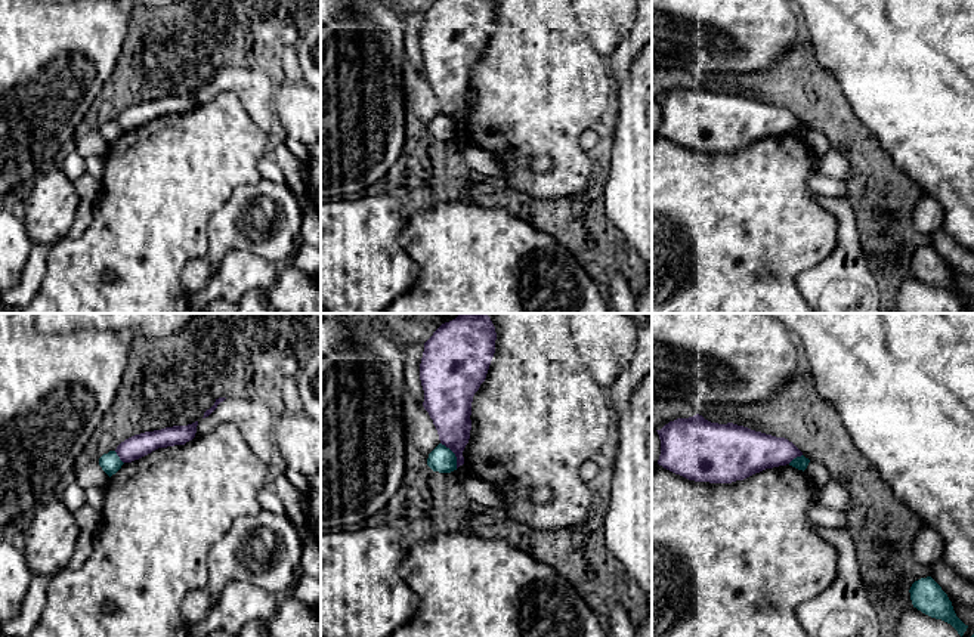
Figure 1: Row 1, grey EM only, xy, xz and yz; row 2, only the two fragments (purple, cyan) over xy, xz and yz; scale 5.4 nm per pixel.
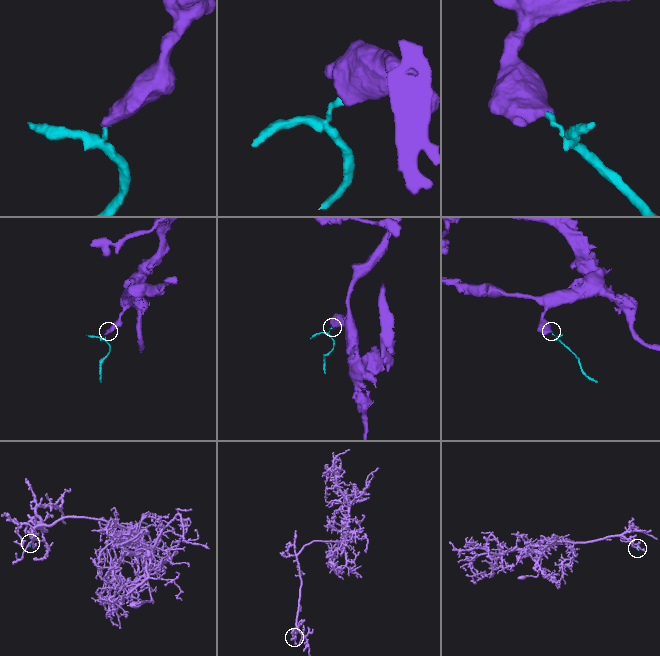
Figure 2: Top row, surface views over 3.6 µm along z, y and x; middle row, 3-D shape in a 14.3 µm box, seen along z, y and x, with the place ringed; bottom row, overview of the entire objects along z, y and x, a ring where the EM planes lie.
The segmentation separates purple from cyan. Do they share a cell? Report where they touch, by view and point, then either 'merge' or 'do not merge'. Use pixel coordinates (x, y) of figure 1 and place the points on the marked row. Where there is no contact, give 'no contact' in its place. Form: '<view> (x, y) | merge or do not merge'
xz (454, 452) | do not merge

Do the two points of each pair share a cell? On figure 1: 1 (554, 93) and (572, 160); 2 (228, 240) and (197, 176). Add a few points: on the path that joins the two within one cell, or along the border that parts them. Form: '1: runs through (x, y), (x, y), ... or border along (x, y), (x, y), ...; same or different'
1: runs through (554, 110), (554, 133), (560, 144); same
2: border along (237, 186), (210, 219), (207, 247); different

